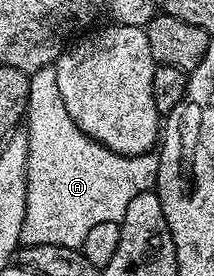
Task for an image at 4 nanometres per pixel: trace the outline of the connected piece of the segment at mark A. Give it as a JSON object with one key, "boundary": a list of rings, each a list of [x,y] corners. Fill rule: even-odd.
{"boundary":[[[54,66],[37,69],[30,72],[30,76],[29,101],[25,116],[29,145],[27,200],[25,221],[19,237],[26,245],[65,245],[82,248],[85,237],[93,225],[102,222],[119,223],[125,217],[125,209],[129,209],[129,201],[133,201],[137,193],[152,190],[159,172],[159,157],[155,153],[118,155],[117,152],[93,141],[76,125],[73,117],[69,117],[65,101],[61,101],[61,93],[57,89]]]}

